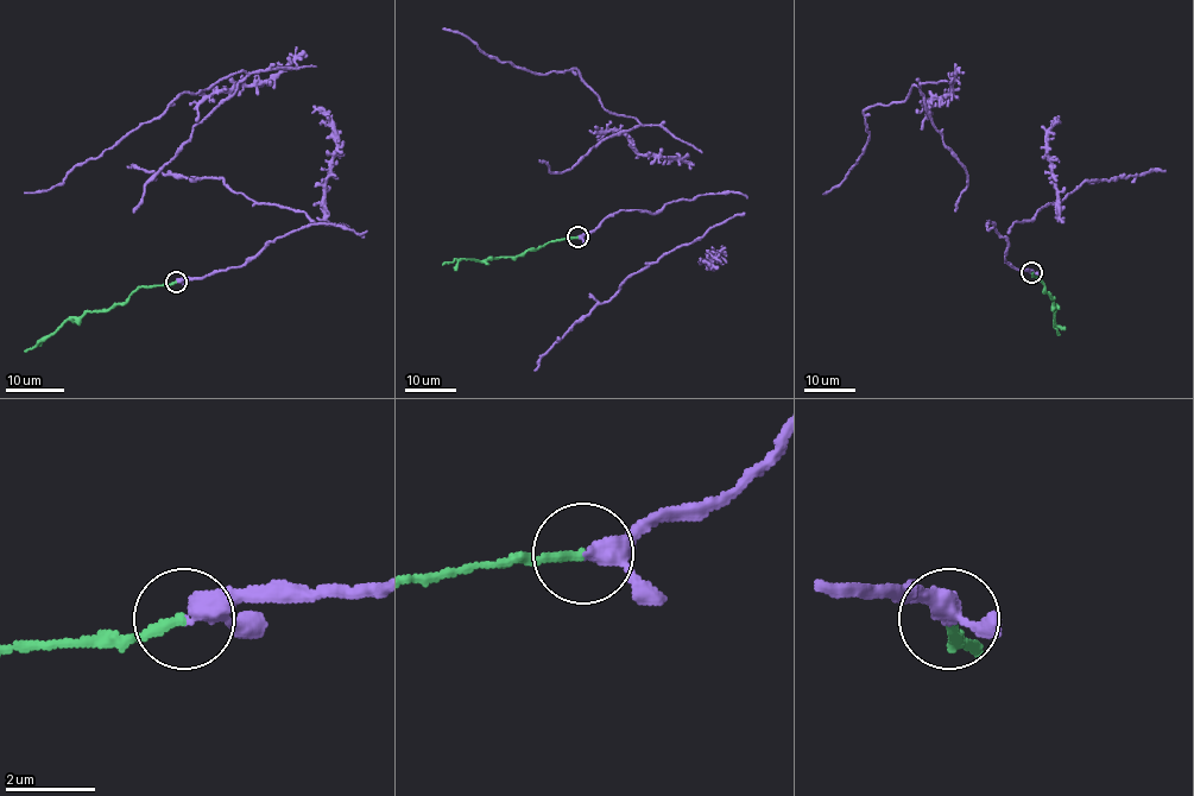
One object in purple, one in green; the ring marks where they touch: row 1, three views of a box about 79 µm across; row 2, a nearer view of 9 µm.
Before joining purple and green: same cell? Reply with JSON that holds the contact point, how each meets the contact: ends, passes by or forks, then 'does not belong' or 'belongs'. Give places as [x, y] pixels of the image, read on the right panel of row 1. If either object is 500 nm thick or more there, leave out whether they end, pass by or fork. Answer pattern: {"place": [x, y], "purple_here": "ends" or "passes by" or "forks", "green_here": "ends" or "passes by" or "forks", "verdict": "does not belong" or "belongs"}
{"place": [1031, 272], "purple_here": "passes by", "green_here": "ends", "verdict": "belongs"}

